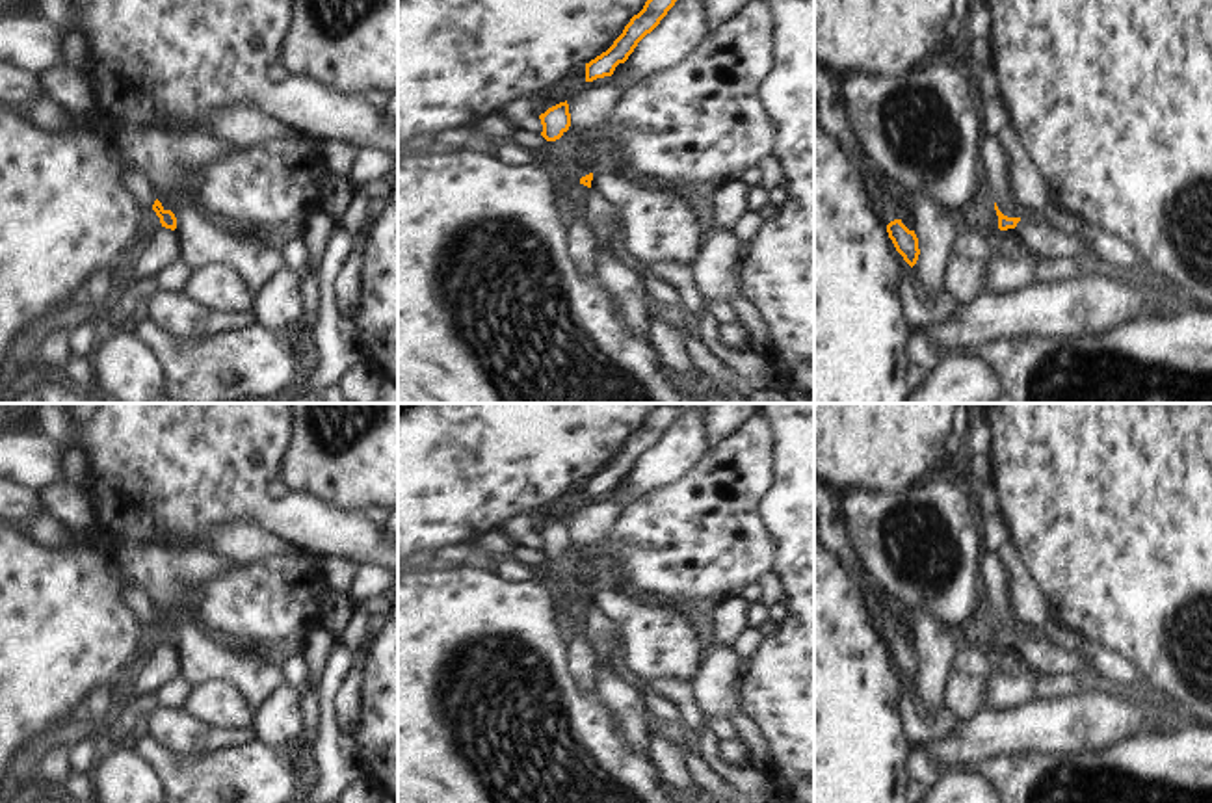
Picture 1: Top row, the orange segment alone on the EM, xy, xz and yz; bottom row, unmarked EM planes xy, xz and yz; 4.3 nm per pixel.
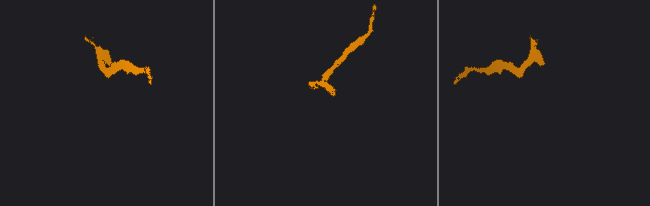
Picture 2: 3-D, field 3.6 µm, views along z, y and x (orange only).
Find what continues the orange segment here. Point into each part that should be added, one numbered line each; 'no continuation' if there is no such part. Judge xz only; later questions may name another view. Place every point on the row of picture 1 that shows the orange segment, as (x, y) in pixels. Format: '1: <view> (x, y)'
no continuation

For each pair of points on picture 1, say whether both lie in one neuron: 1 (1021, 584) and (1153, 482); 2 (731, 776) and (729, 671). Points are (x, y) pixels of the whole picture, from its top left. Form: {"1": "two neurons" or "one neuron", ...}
{"1": "two neurons", "2": "one neuron"}

